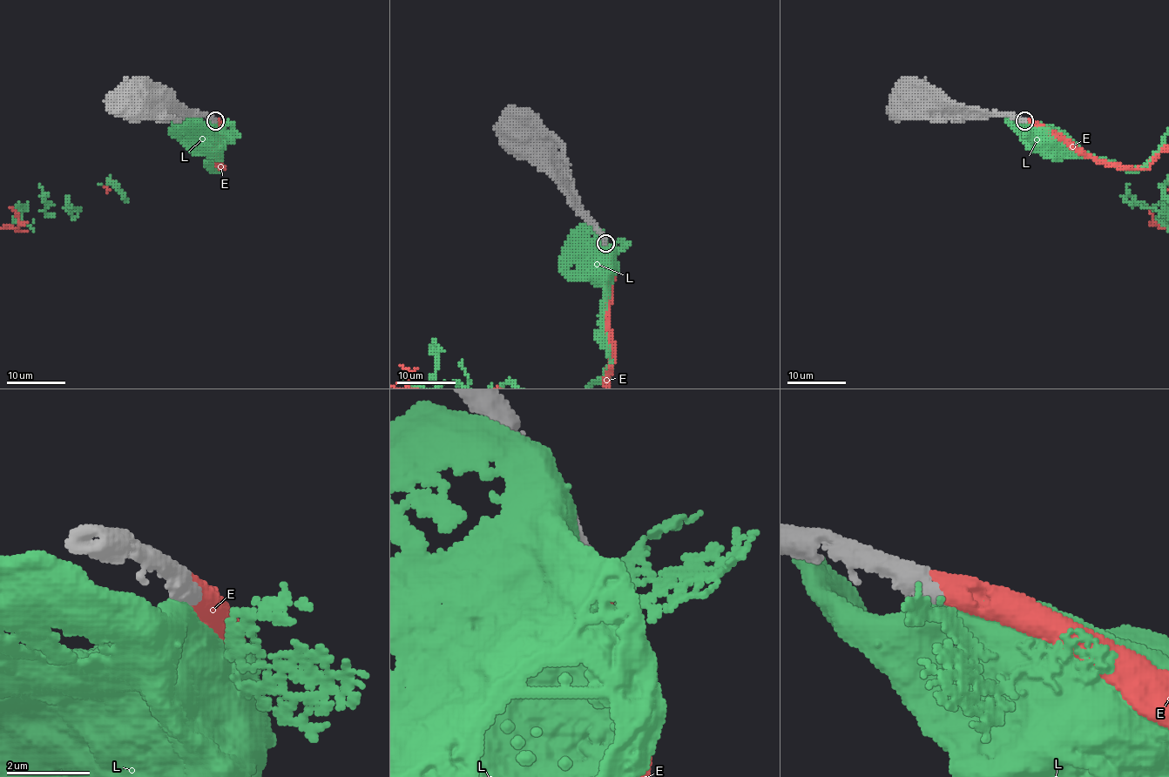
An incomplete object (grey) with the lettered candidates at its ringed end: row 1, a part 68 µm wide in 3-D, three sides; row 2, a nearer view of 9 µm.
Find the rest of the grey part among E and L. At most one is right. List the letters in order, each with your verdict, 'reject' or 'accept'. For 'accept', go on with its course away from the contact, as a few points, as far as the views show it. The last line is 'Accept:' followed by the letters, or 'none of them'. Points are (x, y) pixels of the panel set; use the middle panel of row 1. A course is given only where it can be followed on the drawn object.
E: accept
L: reject
Accept: E

